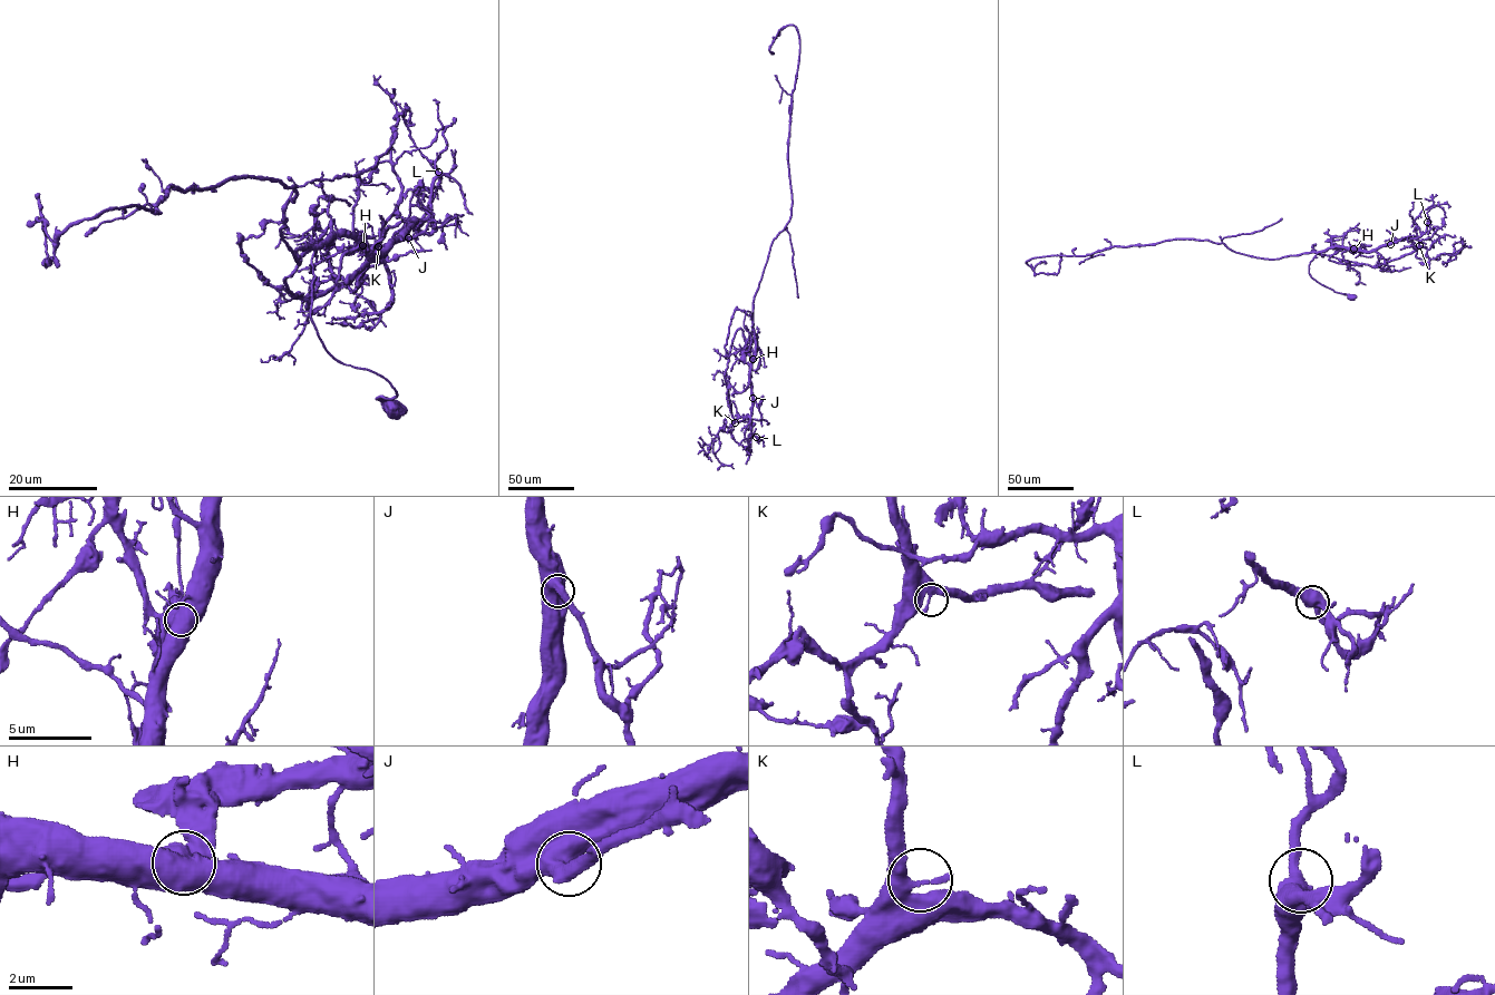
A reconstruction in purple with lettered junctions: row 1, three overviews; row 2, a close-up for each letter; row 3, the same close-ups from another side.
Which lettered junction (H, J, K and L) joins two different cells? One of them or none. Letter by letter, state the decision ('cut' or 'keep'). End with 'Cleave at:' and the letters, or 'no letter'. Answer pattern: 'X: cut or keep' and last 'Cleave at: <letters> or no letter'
H: cut
J: keep
K: keep
L: keep
Cleave at: H

